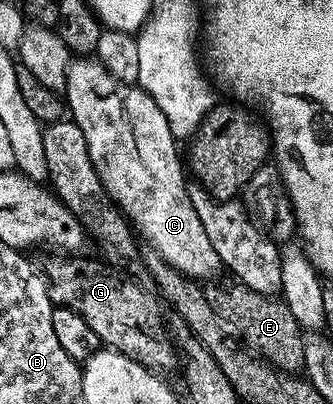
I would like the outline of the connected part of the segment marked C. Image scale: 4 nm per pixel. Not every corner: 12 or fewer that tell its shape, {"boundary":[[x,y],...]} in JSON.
{"boundary":[[95,58],[63,95],[98,178],[185,278],[222,265],[154,98]]}

